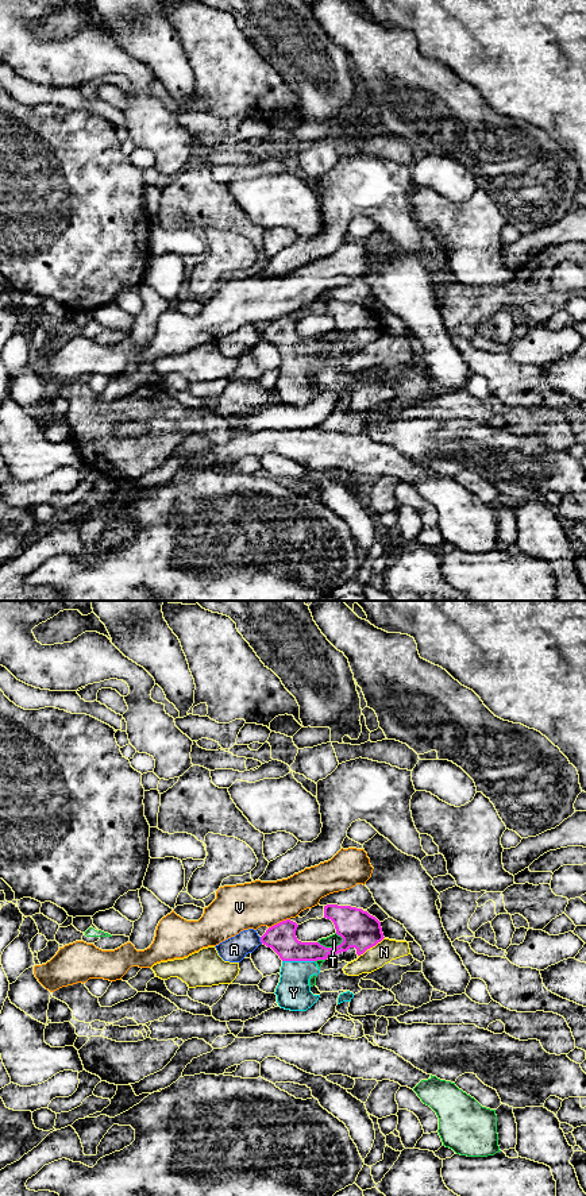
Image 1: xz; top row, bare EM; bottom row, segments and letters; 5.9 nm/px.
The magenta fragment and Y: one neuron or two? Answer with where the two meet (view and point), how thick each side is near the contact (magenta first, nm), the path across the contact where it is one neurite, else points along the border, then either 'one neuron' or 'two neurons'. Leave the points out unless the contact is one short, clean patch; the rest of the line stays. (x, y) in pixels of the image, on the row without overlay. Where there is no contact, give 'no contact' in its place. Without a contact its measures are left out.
contact xz (299, 355); calibres 170 and 200 nm; way xz (281, 332), (299, 355), (293, 388); one neuron

